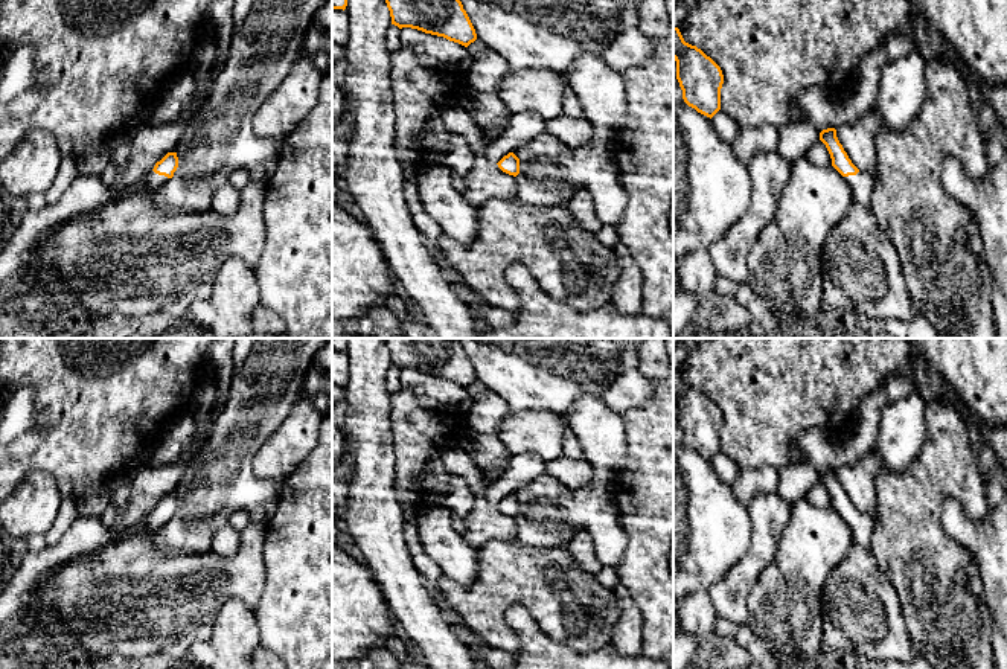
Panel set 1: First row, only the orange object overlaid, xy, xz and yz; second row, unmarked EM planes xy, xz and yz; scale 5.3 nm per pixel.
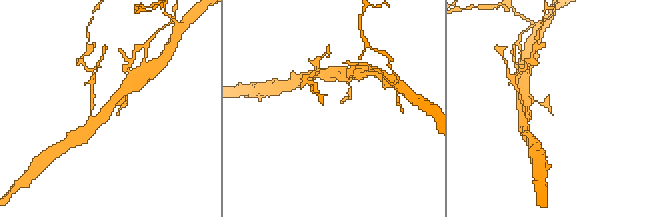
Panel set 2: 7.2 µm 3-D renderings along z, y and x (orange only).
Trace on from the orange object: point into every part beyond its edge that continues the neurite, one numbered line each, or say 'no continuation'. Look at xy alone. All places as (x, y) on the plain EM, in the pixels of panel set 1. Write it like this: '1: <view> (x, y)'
1: xy (154, 523)

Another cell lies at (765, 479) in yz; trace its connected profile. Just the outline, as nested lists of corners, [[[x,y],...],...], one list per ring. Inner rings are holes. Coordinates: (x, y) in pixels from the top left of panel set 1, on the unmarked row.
[[[772,466],[740,471],[739,479],[733,485],[734,497],[748,507],[756,495],[774,492],[778,480],[780,471]]]

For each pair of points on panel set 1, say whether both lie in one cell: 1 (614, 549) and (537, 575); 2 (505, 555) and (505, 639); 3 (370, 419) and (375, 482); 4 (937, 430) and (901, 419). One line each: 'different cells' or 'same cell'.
1: different cells
2: same cell
3: same cell
4: different cells

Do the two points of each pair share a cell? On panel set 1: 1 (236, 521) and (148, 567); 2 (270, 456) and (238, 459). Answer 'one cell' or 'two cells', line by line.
1: two cells
2: two cells

